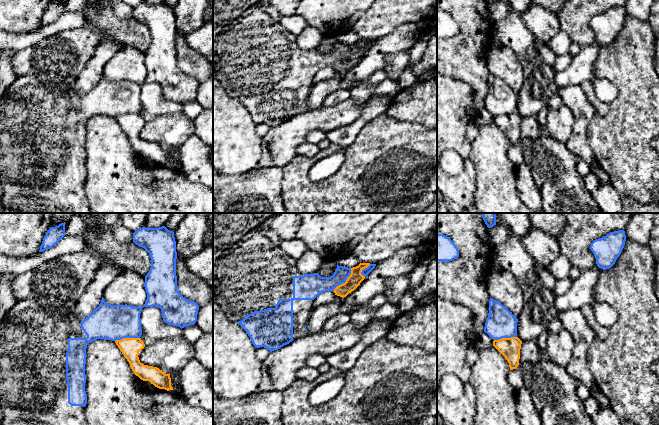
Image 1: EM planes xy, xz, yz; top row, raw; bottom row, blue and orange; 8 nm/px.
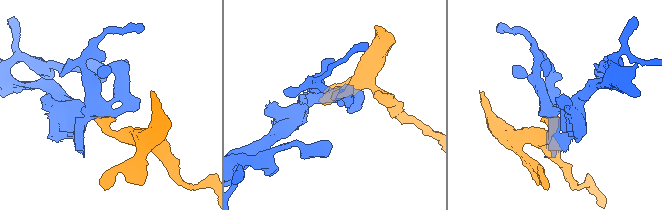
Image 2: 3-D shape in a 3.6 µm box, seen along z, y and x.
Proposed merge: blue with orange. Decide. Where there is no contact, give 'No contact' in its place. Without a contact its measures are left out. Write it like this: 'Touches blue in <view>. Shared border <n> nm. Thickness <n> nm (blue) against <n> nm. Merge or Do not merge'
Touches blue in xz. Shared border 240 nm. Thickness 170 nm (blue) against 110 nm. Do not merge

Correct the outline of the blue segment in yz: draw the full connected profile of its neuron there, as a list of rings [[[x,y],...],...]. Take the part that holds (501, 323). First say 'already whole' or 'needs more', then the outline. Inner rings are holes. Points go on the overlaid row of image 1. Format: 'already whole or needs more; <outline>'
already whole; [[[490,298],[484,332],[493,340],[517,337],[518,319],[500,302]]]

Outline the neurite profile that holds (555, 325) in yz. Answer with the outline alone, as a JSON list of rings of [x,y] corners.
[[[558,317],[554,318],[549,326],[538,336],[536,343],[540,350],[539,360],[551,362],[547,350],[547,340],[550,334],[557,333],[563,328],[562,323]]]

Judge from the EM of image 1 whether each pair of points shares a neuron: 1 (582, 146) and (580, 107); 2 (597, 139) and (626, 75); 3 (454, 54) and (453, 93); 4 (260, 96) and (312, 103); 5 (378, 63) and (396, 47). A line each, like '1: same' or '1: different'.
1: same
2: same
3: different
4: different
5: same

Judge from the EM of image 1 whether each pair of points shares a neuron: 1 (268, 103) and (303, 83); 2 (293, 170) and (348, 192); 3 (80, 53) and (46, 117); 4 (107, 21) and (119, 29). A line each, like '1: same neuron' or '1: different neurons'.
1: same neuron
2: same neuron
3: different neurons
4: same neuron

